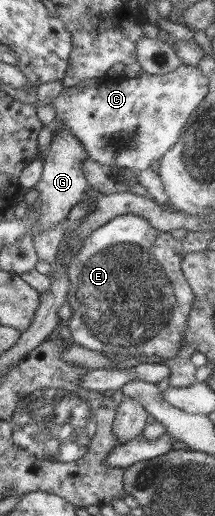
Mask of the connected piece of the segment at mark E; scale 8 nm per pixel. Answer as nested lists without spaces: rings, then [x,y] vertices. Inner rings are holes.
[[[134,214],[119,215],[104,223],[99,228],[96,228],[87,238],[81,251],[77,253],[75,258],[69,260],[68,274],[69,280],[71,280],[71,286],[69,288],[70,294],[67,296],[73,315],[67,322],[69,330],[71,331],[72,340],[79,345],[88,348],[89,350],[95,350],[99,353],[106,352],[111,358],[116,360],[122,358],[135,357],[136,355],[145,356],[161,356],[162,358],[169,359],[175,357],[179,352],[180,342],[183,338],[183,332],[187,328],[187,318],[189,318],[189,312],[193,310],[193,302],[195,302],[195,295],[189,287],[189,283],[185,279],[181,269],[181,262],[185,256],[184,249],[182,248],[181,240],[175,239],[168,231],[153,228],[148,220],[141,218]]]

